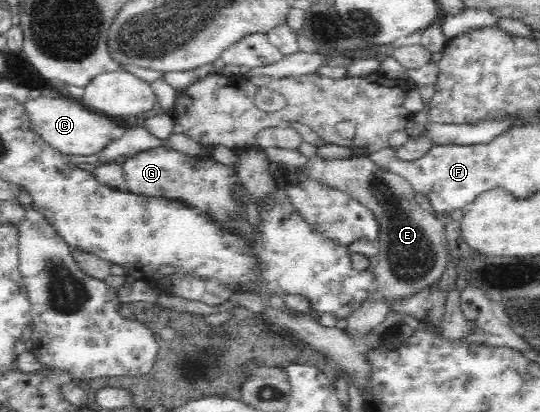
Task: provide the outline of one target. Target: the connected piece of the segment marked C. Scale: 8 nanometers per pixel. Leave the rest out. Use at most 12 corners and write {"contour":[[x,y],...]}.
{"contour":[[64,96],[21,99],[29,129],[57,153],[99,153],[117,126]]}

